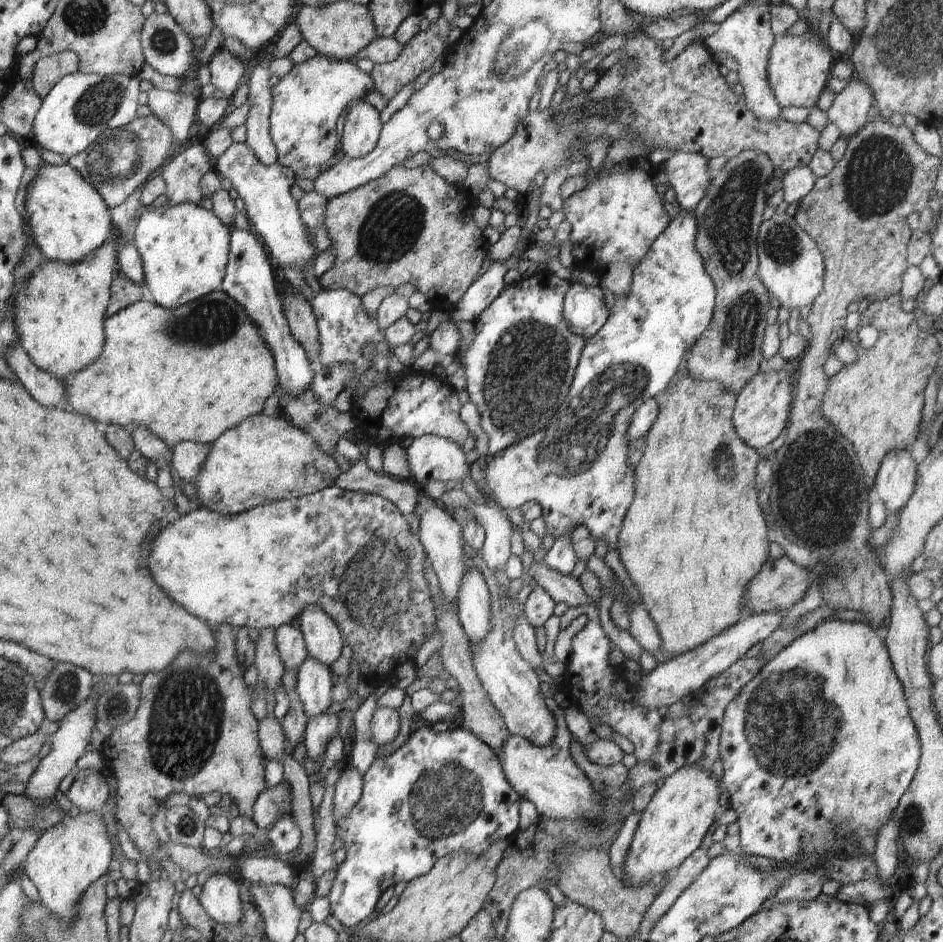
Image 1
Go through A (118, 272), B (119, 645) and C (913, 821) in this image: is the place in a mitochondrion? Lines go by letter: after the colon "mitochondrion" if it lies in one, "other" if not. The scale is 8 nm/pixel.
A: other
B: other
C: mitochondrion

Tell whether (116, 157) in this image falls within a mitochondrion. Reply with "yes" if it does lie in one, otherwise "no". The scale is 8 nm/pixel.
yes

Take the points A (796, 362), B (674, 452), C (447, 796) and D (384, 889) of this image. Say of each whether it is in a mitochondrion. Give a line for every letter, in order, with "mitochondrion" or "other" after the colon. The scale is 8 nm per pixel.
A: other
B: other
C: mitochondrion
D: other

